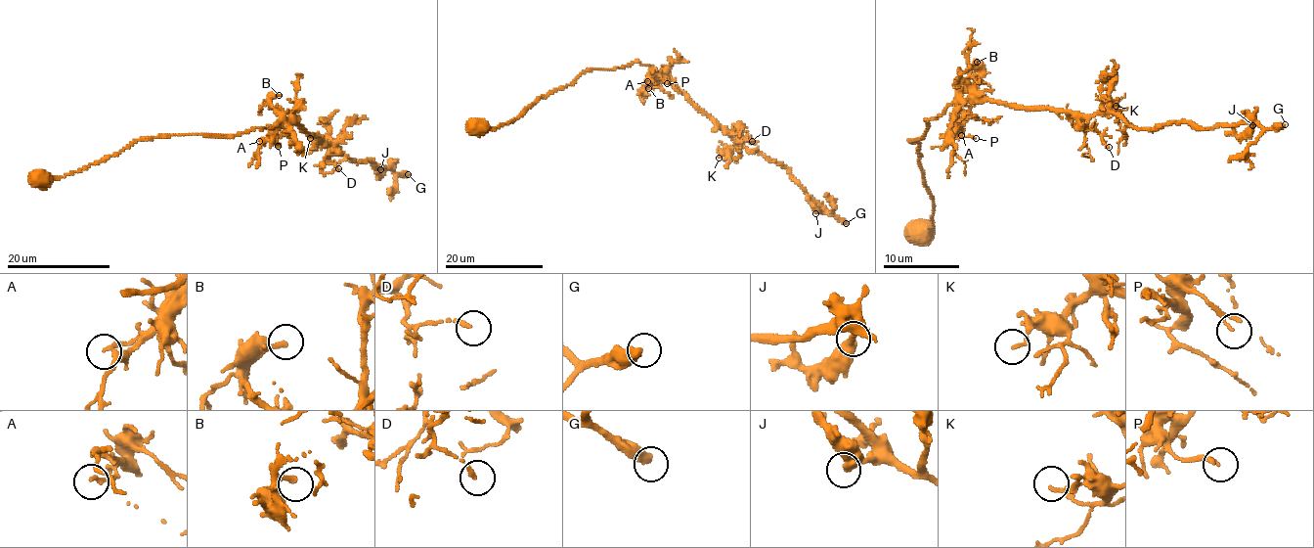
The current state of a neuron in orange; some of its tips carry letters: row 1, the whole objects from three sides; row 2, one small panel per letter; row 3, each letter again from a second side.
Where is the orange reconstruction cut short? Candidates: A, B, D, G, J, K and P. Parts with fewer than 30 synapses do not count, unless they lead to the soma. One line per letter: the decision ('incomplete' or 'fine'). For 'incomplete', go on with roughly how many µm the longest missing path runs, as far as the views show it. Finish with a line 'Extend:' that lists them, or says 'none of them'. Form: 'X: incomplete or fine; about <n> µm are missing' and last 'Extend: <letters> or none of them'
A: fine
B: fine
D: fine
G: incomplete; about 80 µm are missing
J: fine
K: fine
P: fine
Extend: G

